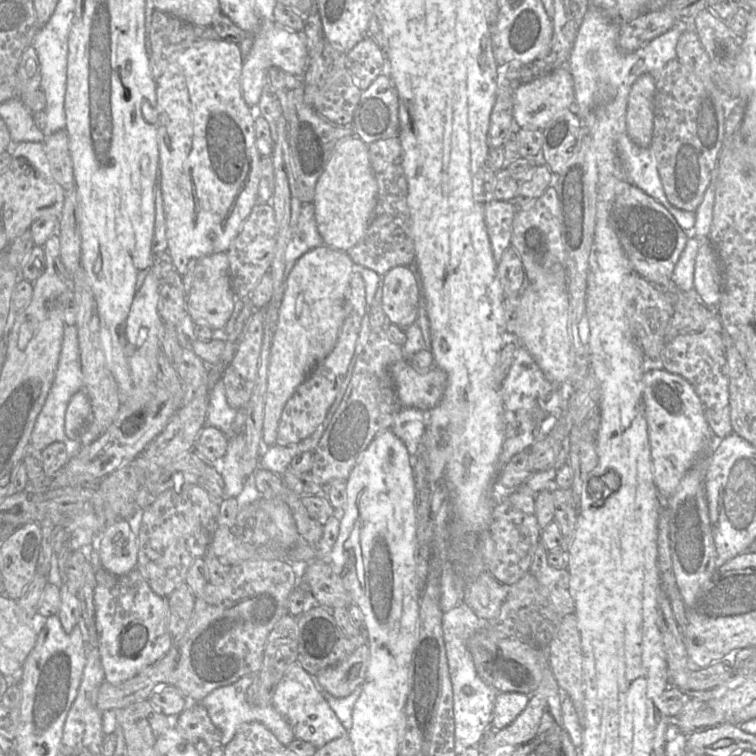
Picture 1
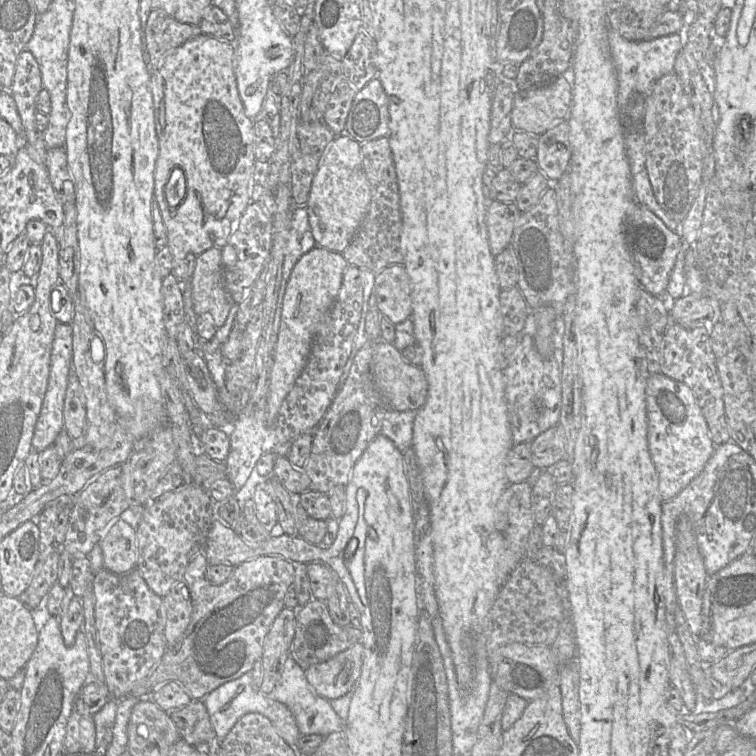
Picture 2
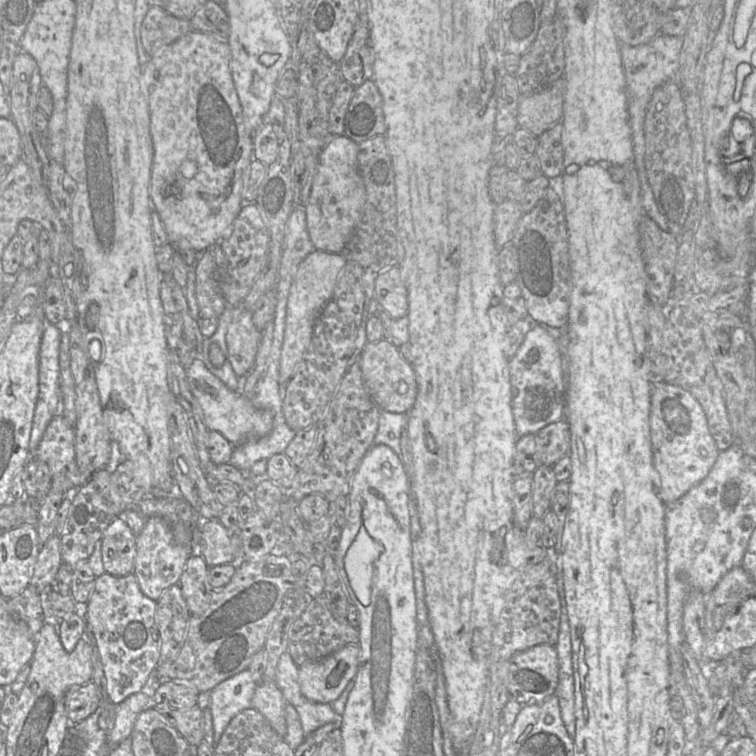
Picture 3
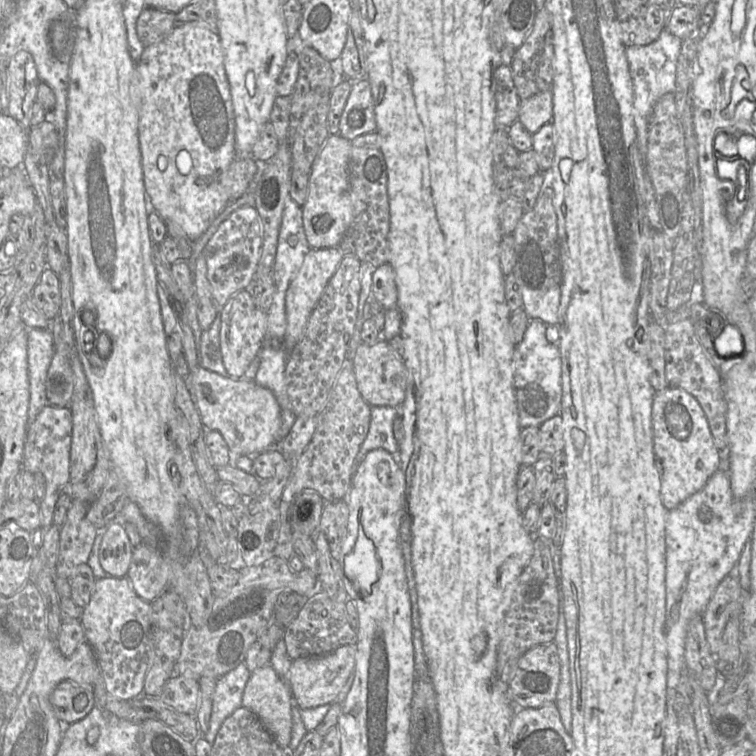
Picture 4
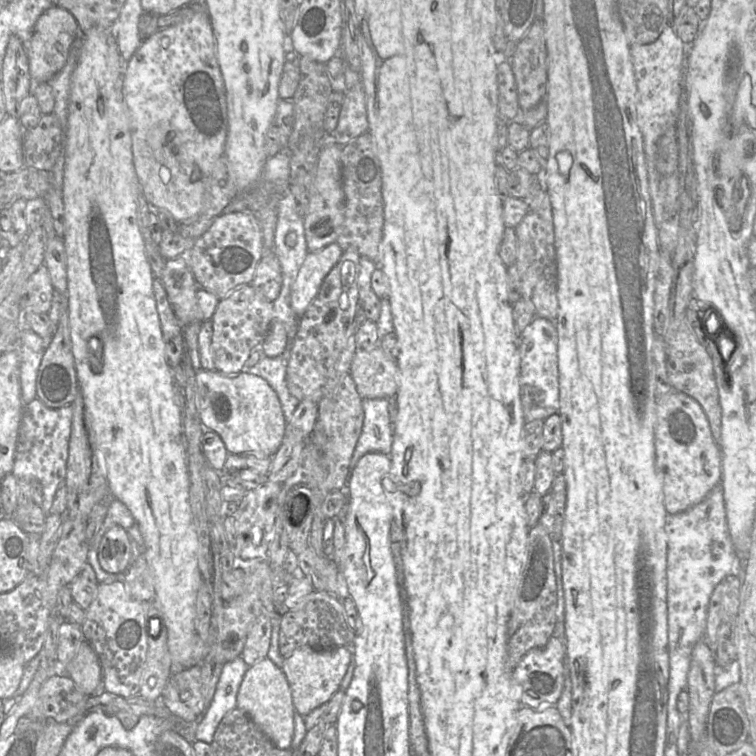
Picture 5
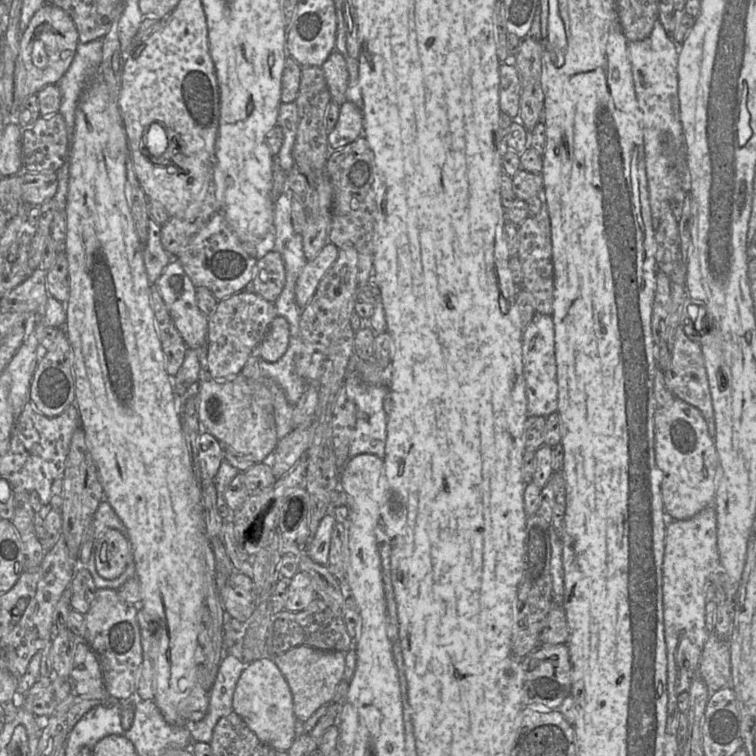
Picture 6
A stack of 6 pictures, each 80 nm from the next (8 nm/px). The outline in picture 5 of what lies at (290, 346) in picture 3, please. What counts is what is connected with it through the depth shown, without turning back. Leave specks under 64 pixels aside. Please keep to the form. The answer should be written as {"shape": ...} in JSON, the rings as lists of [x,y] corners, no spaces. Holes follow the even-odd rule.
{"shape":[[[331,243],[317,252],[307,253],[290,291],[290,305],[299,318],[306,312],[324,278],[342,254],[343,251],[337,243]]]}

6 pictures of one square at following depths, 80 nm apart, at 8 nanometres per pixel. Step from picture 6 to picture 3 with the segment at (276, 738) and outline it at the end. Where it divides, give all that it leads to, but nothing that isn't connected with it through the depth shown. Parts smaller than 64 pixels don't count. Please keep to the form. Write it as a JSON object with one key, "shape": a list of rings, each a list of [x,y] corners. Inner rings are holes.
{"shape":[[[262,680],[258,683],[252,697],[252,708],[259,711],[281,737],[285,737],[287,731],[287,704],[275,681]]]}

